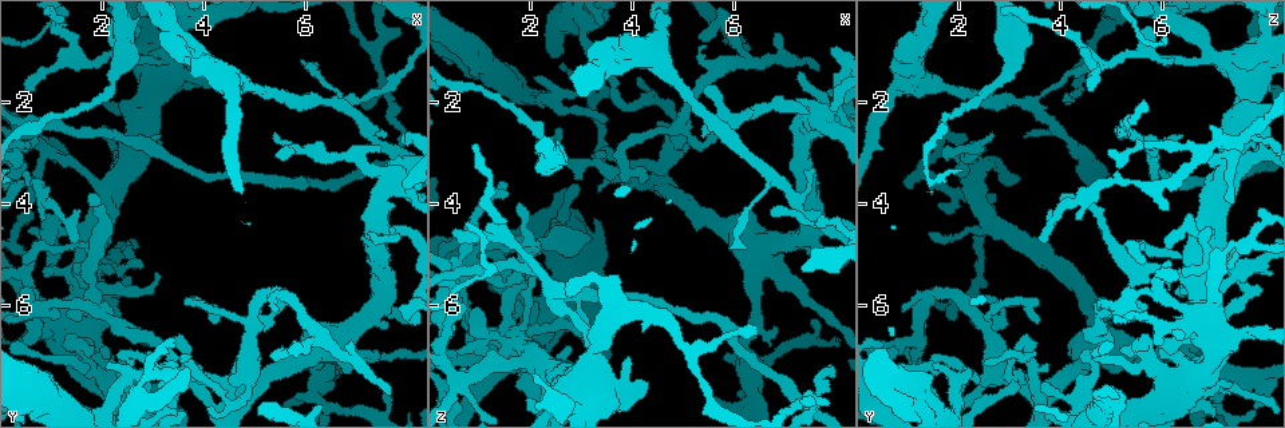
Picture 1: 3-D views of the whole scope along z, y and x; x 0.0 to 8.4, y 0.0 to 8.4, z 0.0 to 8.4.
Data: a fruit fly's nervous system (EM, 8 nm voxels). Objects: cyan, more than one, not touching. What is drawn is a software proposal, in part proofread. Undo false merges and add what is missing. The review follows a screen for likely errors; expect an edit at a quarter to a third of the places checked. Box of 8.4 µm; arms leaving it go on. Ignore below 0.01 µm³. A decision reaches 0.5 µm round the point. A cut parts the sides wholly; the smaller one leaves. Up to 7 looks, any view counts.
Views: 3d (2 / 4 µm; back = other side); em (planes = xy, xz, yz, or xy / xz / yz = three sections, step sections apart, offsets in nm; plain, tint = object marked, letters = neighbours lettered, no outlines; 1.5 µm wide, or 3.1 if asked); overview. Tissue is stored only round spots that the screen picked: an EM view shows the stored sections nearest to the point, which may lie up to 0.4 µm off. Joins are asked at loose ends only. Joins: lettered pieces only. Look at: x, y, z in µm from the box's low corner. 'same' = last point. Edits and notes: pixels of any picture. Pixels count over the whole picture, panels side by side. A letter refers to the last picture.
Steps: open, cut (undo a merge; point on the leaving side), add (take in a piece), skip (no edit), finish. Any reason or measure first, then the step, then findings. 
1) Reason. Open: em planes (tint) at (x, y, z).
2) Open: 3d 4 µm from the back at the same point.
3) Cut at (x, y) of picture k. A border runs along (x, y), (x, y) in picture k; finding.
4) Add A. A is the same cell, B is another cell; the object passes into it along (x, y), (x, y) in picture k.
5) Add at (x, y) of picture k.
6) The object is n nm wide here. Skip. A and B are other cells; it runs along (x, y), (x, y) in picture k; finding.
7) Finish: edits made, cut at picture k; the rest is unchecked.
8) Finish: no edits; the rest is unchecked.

A fork. Open: 3d 2 µm at (2.55, 1.20, 5.90).

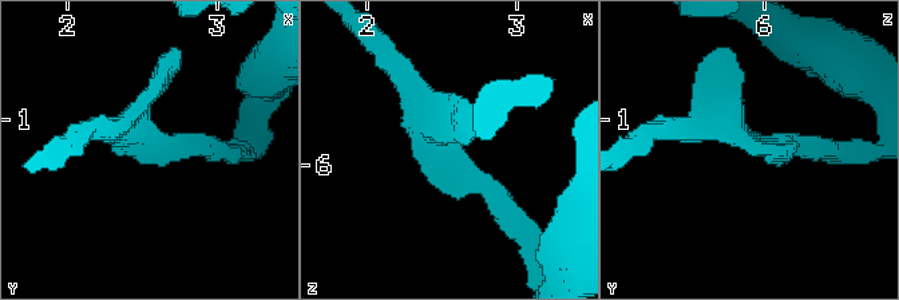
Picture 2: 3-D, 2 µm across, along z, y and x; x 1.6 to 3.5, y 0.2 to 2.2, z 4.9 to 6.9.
Shape alone is not enough. Open: em planes (letters) at (2.58, 1.12, 5.92).

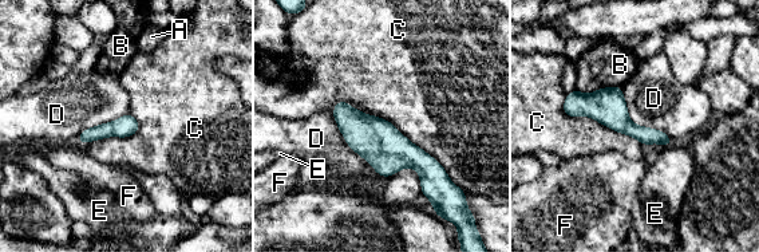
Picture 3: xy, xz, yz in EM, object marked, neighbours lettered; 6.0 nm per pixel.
The longest contact is with C, 850 nm. Skip. A, B, C, D, E and F are other cells; it runs along (339, 106), (388, 152), (411, 156), (430, 188) in picture 3; all the same cell.

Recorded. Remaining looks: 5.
Thin end. Open: em yz step 8 (tint) at (0.60, 1.85, 4.65).

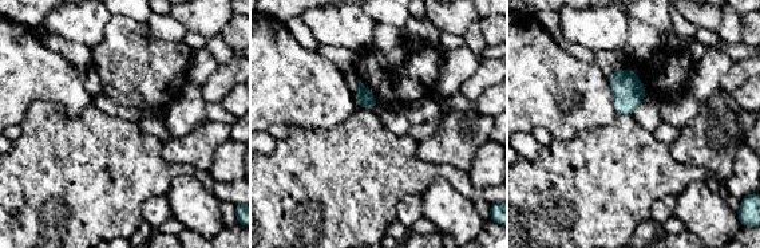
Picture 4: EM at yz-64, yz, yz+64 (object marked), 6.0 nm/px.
Open: em yz step 8 (letters) at the same point.

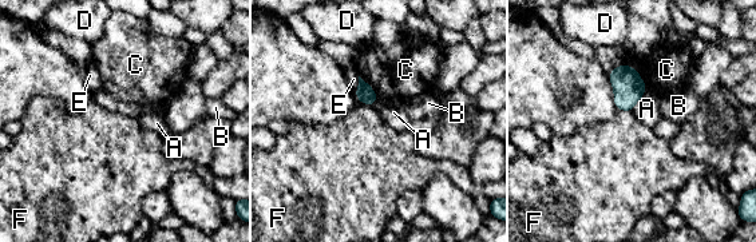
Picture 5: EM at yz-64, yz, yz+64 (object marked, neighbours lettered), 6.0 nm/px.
The longest contact is with C, 220 nm. Skip. A, B, C, D, E and F are other cells; a border runs along (617, 108), (632, 111) in picture 5; no lettered piece goes on from it.

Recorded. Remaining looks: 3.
Free end. Open: em planes (tint) at (3.10, 2.65, 6.40).

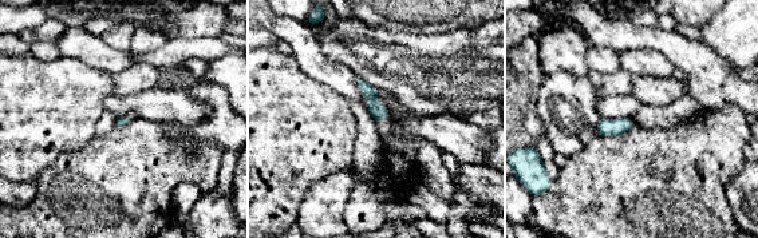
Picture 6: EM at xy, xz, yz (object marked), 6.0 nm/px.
Open: em planes (letters) at the same point.

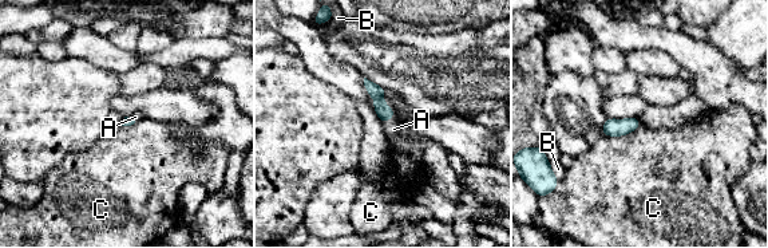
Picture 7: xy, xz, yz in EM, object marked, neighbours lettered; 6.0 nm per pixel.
Add A. A is the same cell, B and C are other cells; the object passes into it along (381, 109), (388, 119), (394, 129) in picture 7; it goes on there.

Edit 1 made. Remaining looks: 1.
Finish: edits made, add at picture 7; the rest is unchecked.

